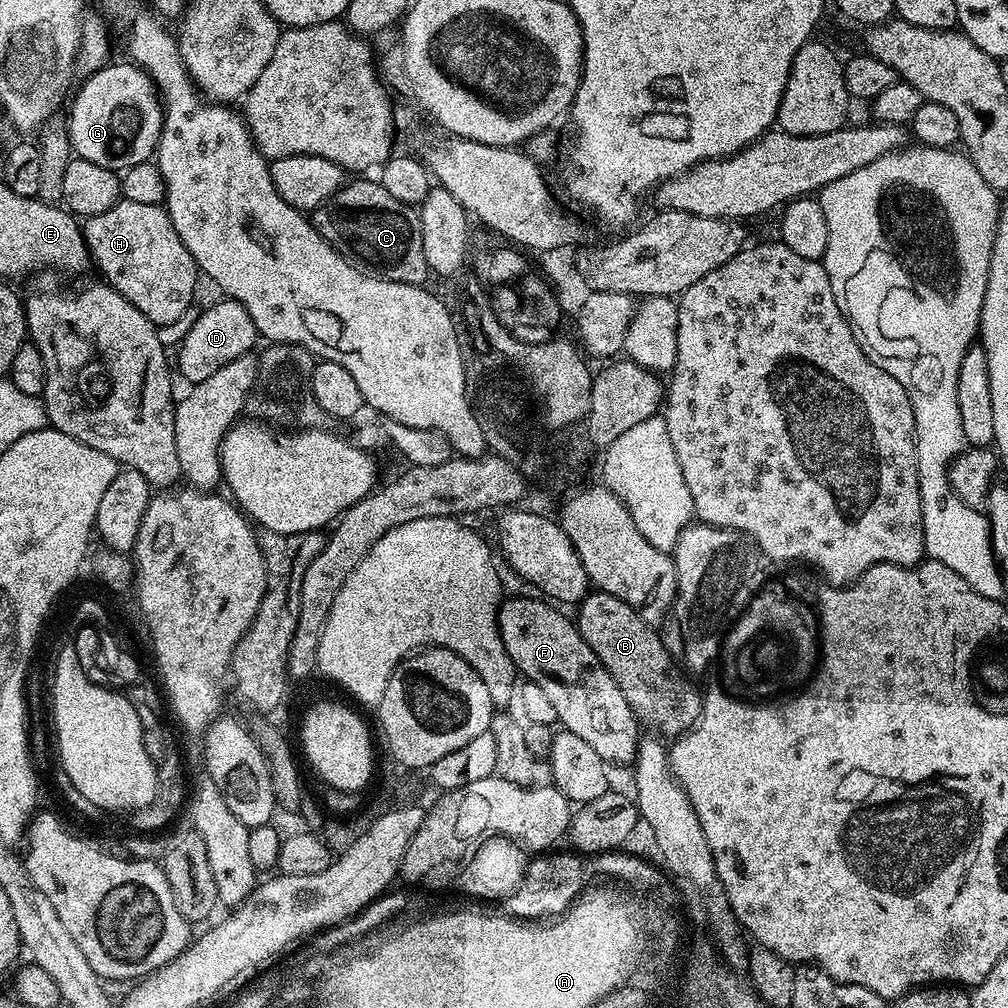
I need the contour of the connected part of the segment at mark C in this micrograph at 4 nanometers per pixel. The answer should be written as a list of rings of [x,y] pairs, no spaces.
[[[368,178],[349,179],[322,207],[311,213],[312,223],[316,225],[322,238],[332,243],[333,250],[341,252],[354,267],[361,268],[368,275],[380,280],[423,285],[424,279],[430,276],[430,271],[422,250],[419,211],[413,205],[398,202],[398,198],[393,198],[375,179],[364,179]]]

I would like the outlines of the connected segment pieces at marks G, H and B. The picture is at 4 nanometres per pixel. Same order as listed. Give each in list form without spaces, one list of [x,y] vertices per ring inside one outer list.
[[[109,62],[97,72],[91,73],[80,89],[75,89],[72,100],[72,113],[68,116],[66,131],[72,144],[72,151],[86,162],[94,162],[94,166],[106,166],[113,170],[123,170],[130,166],[138,166],[138,162],[152,160],[156,155],[156,147],[164,125],[164,105],[160,103],[160,93],[156,83],[148,73],[135,62],[115,64]]]
[[[119,199],[110,210],[97,216],[89,216],[83,221],[84,241],[88,244],[88,254],[93,265],[100,267],[105,281],[112,285],[113,290],[122,294],[154,325],[174,323],[182,314],[193,307],[192,295],[196,292],[196,276],[198,269],[190,250],[178,238],[178,230],[174,230],[174,222],[170,222],[167,207],[155,204],[146,206],[139,202]]]
[[[599,590],[589,591],[580,601],[578,611],[574,623],[580,637],[590,650],[594,650],[614,682],[618,682],[637,721],[653,724],[657,728],[655,731],[664,738],[683,736],[692,731],[700,718],[700,711],[704,709],[704,698],[701,689],[691,688],[686,681],[676,677],[661,633],[626,606],[622,598],[614,598],[614,594]]]

